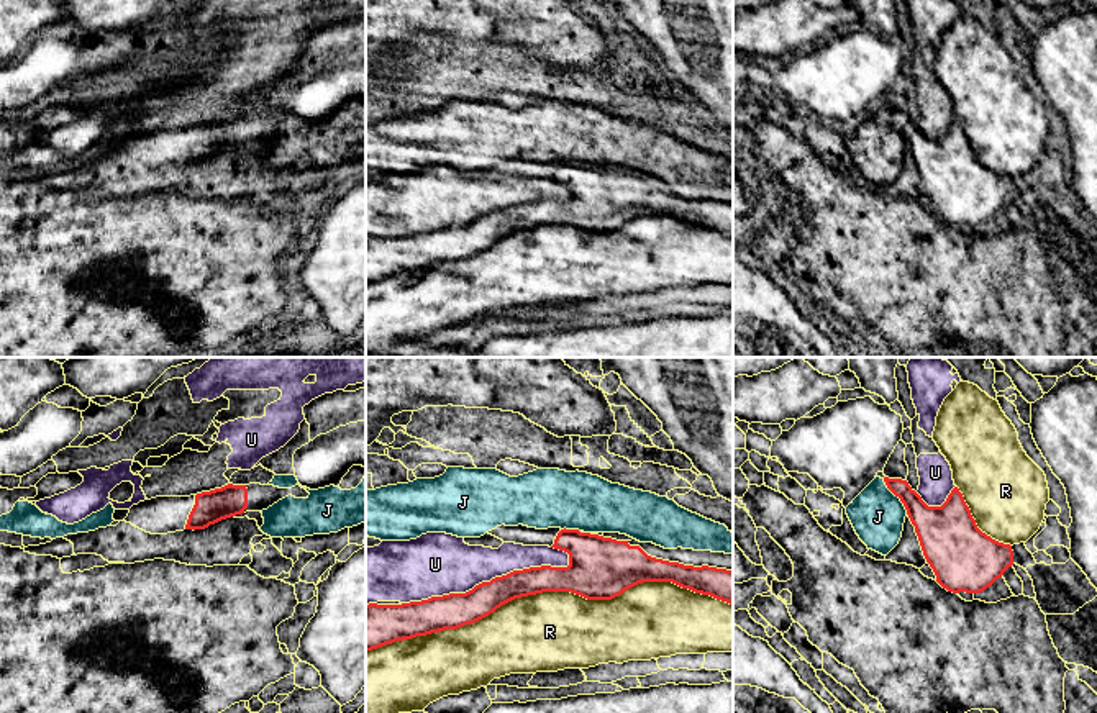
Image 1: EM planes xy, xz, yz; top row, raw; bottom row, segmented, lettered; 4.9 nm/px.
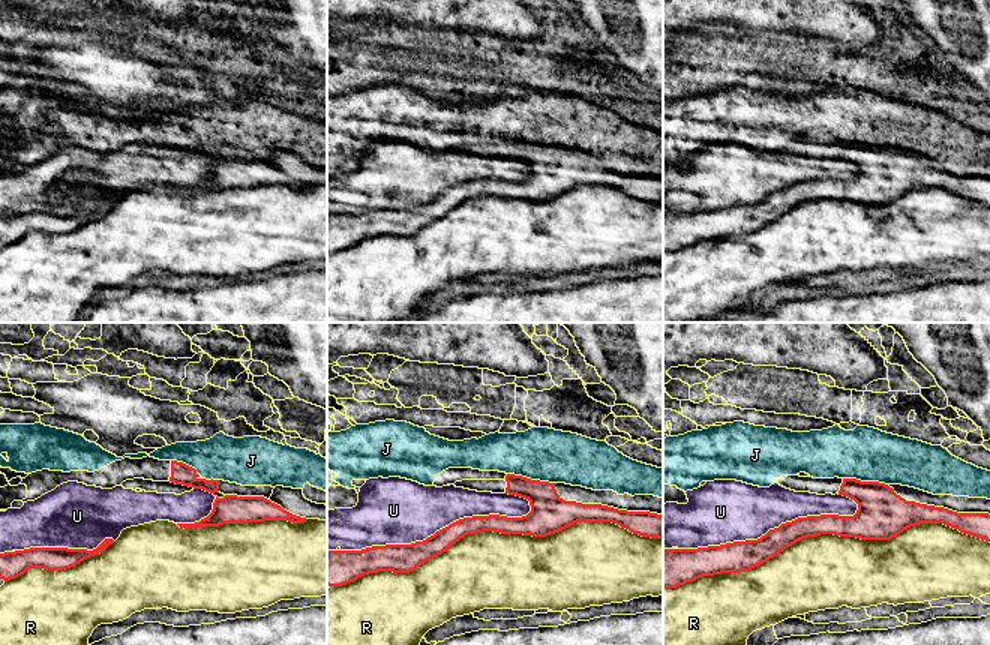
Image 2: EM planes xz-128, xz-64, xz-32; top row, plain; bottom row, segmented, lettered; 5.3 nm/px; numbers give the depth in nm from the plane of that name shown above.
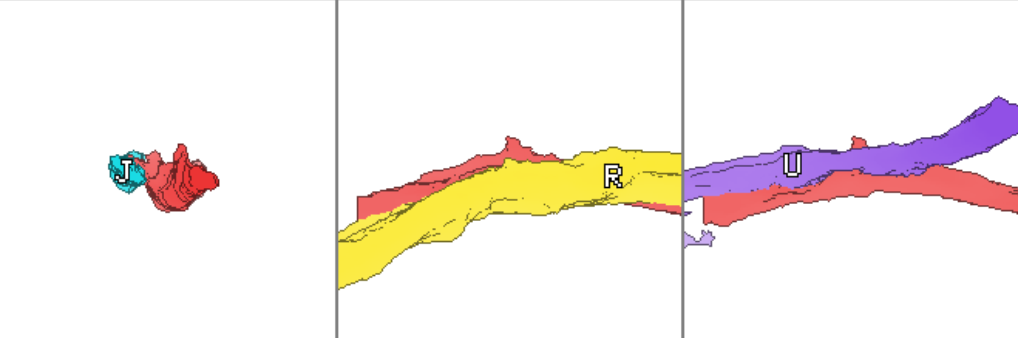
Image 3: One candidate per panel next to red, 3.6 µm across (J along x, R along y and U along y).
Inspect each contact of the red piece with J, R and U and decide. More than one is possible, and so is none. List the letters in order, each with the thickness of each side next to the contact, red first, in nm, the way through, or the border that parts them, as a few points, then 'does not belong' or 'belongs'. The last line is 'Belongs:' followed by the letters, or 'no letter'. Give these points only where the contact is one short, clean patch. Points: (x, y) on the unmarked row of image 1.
J: 200 nm thick on the red side, 260 nm on the other; border along yz (883, 112), (907, 146); does not belong
R: 280 nm thick on the red side, 400 nm on the other; does not belong
U: 170 nm thick on the red side, 300 nm on the other; does not belong
Belongs: no letter

